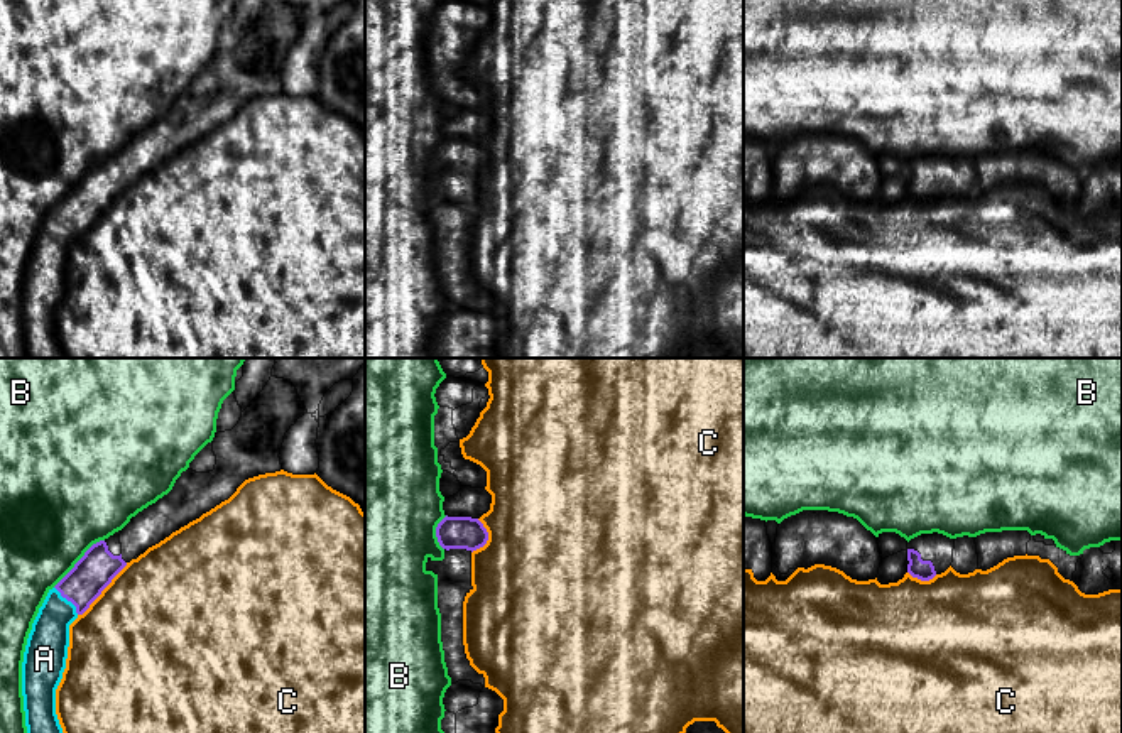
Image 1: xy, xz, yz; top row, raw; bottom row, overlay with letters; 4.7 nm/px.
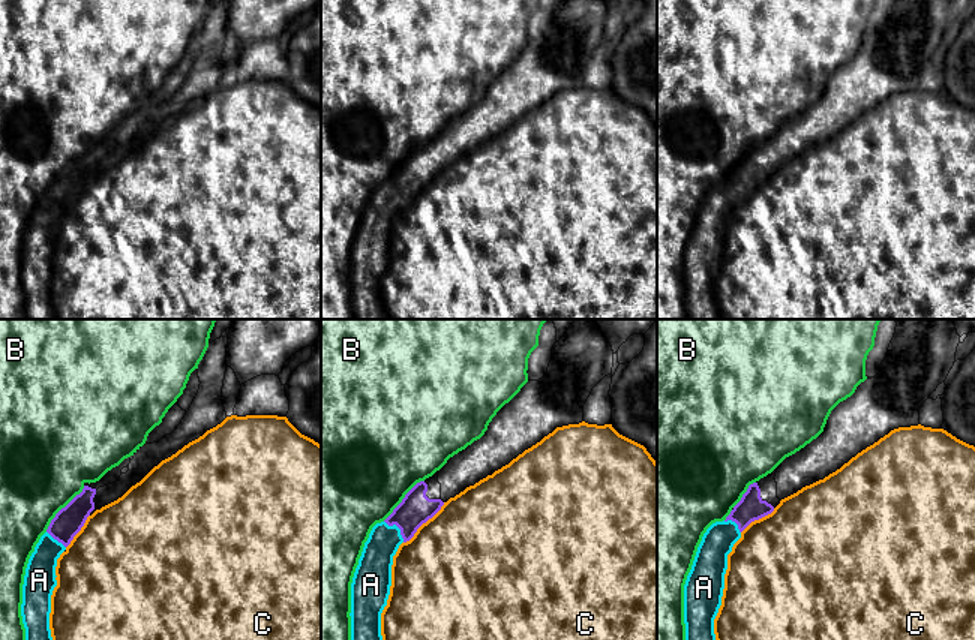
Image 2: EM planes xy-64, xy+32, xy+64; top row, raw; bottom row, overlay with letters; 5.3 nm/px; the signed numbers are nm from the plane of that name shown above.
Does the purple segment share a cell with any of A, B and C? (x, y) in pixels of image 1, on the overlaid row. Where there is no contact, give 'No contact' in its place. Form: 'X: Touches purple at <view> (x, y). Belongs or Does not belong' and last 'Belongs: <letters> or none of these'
A: Touches purple at xy (68, 600). Belongs
B: Touches purple at xy (78, 561). Does not belong
C: Touches purple at xy (103, 588). Does not belong
Belongs: A

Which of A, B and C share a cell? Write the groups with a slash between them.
A / B / C

